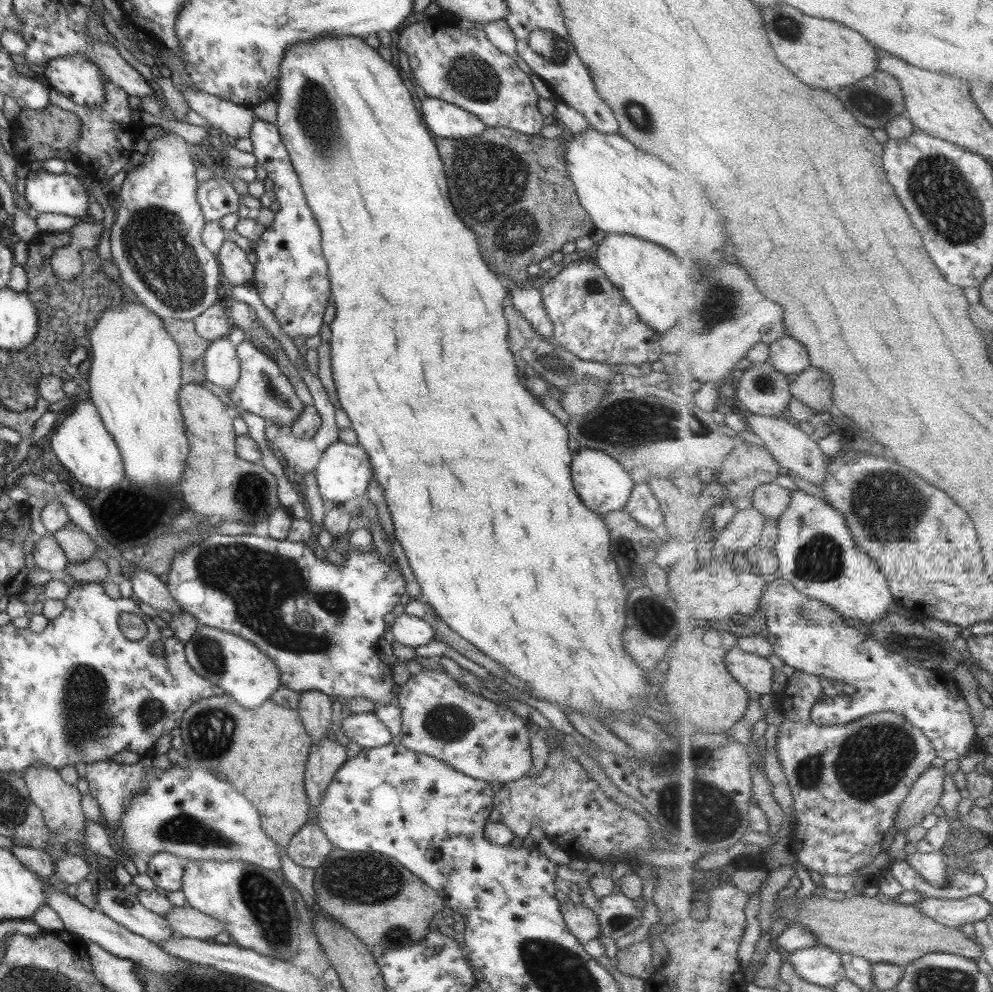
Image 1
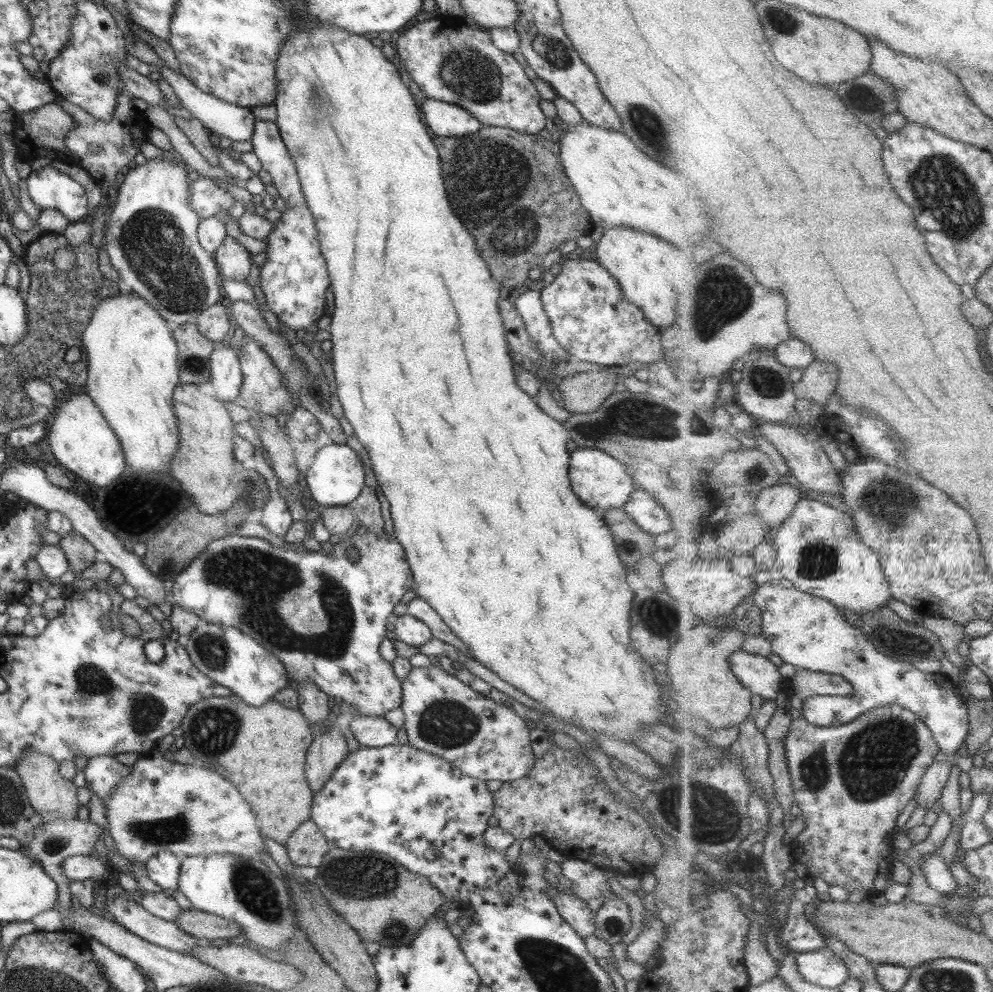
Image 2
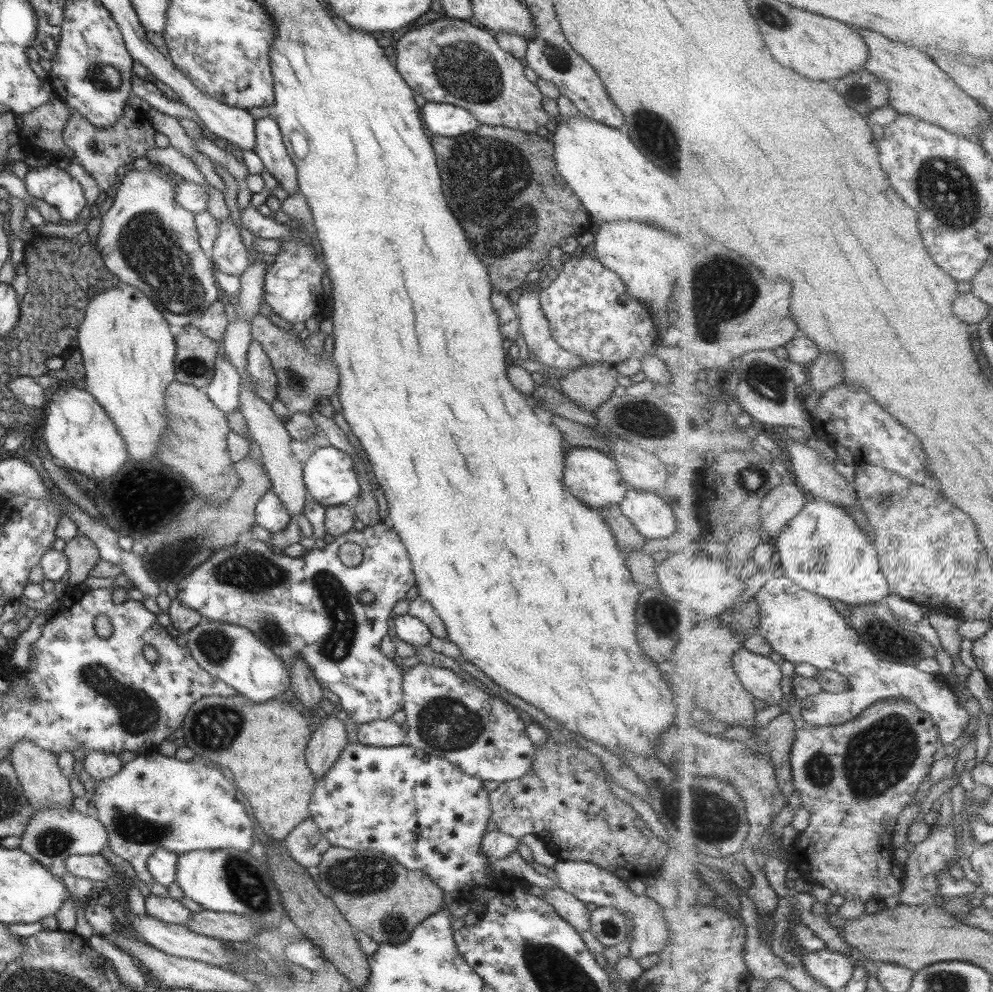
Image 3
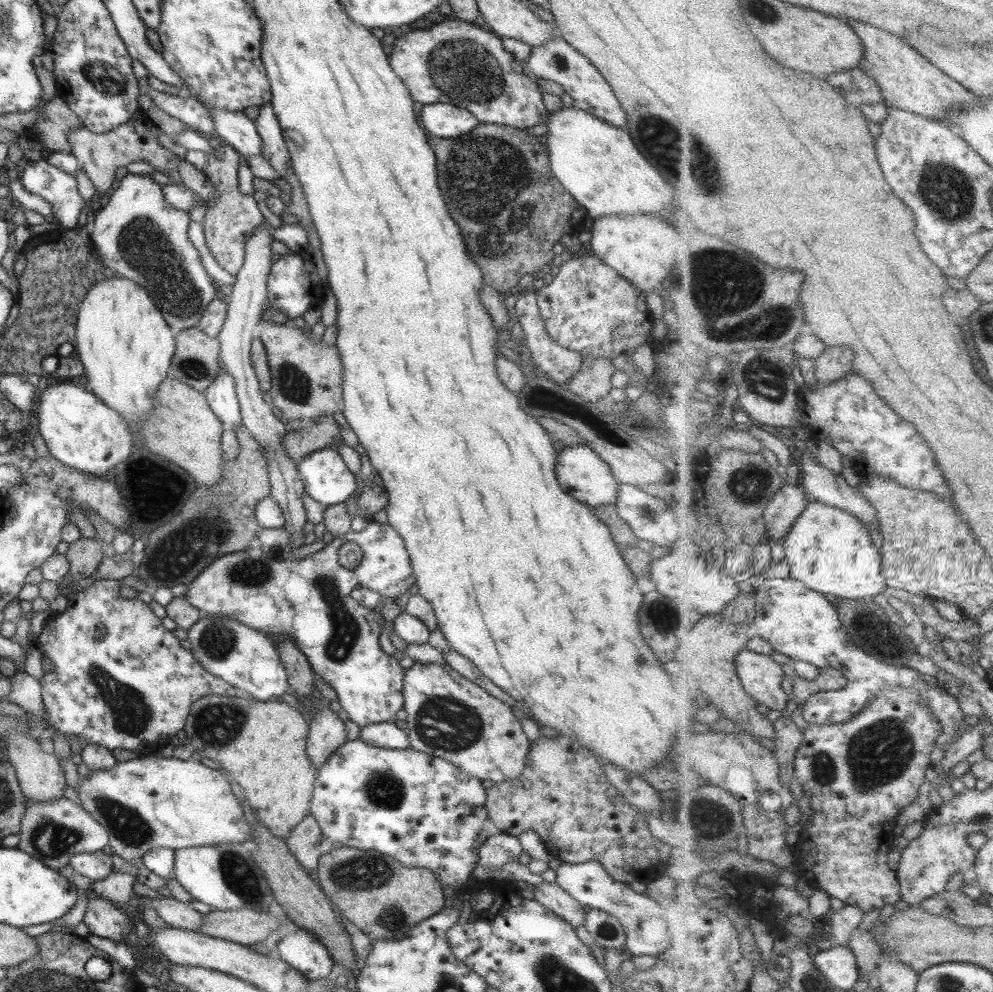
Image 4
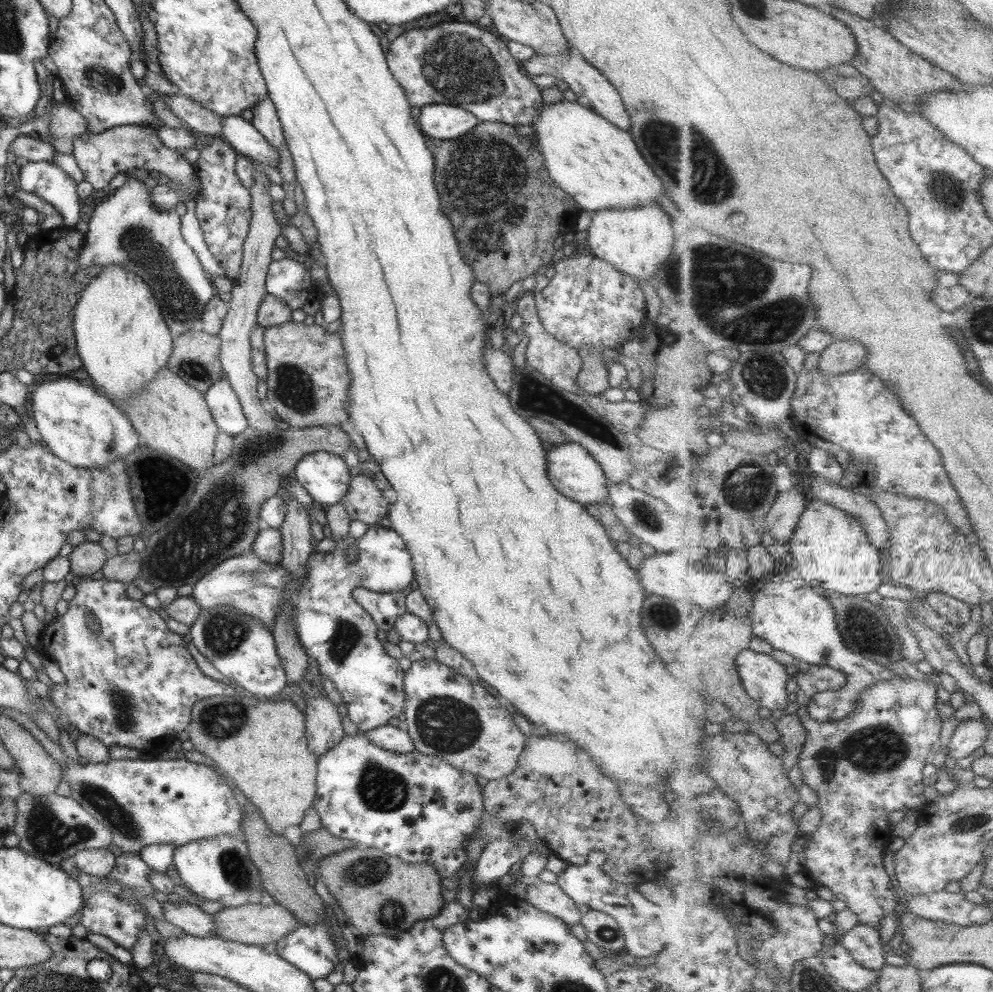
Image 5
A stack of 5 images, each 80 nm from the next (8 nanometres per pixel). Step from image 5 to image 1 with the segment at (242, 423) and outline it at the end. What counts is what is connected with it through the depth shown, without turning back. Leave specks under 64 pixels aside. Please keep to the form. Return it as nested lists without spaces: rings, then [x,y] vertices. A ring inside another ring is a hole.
[[[219,337],[210,341],[202,359],[205,369],[204,378],[211,384],[225,390],[235,384],[239,374],[239,365],[236,346],[233,346],[229,339]]]

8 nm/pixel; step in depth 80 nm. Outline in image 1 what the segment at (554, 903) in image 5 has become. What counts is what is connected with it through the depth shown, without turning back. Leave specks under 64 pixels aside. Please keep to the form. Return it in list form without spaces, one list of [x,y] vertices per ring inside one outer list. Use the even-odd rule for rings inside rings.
[[[559,899],[559,910],[568,931],[584,945],[586,942],[598,938],[600,926],[596,917],[596,910],[588,903],[575,905],[570,900]]]

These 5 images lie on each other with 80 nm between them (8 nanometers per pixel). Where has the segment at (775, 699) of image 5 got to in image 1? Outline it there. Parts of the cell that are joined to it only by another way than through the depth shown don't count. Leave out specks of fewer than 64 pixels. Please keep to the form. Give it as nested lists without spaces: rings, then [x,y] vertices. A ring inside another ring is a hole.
[[[733,648],[724,660],[729,673],[747,691],[773,695],[773,674],[777,670],[768,658]]]

